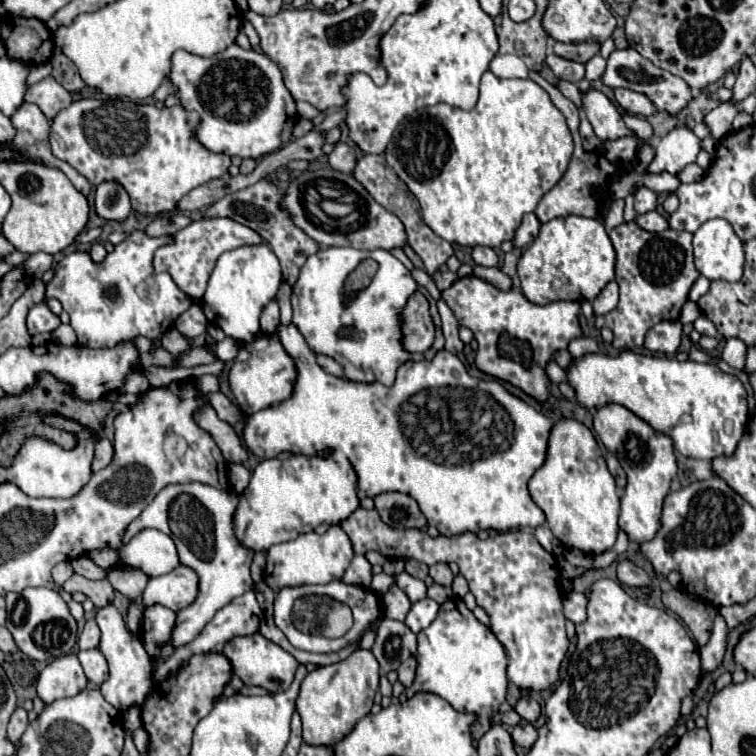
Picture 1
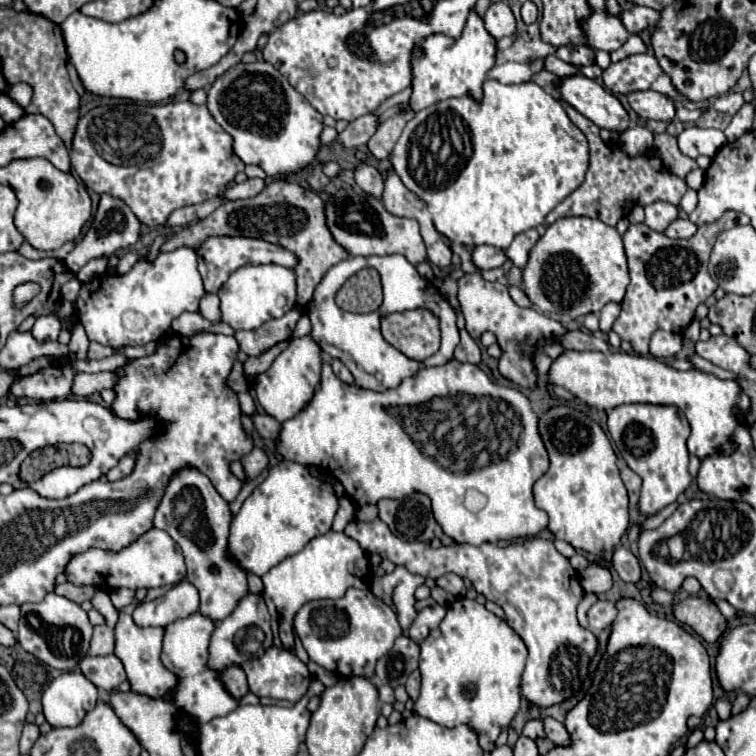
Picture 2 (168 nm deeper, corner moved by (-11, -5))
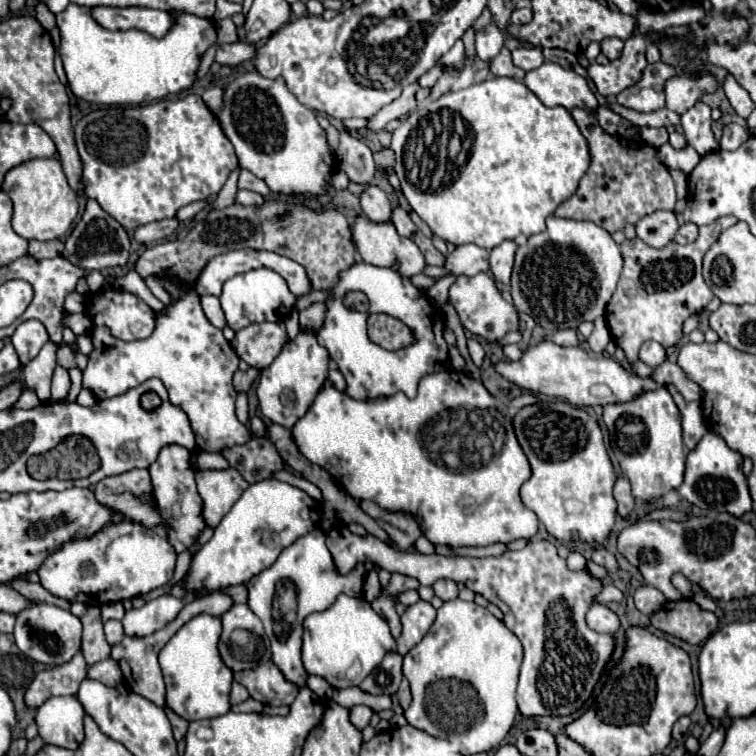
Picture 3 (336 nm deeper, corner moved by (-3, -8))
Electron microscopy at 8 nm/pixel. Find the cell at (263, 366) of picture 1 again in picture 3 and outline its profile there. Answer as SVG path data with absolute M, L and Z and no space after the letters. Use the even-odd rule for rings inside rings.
M298 333L298 337L284 345L282 353L274 359L274 363L262 369L258 377L256 395L260 401L260 411L272 423L292 427L312 405L320 385L328 377L328 351L318 345L314 333Z

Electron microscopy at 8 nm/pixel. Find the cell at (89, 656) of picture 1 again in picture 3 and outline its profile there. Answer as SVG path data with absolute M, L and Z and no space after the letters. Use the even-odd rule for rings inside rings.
M104 659L88 667L88 679L100 681L108 687L116 687L122 681L122 671L114 659Z

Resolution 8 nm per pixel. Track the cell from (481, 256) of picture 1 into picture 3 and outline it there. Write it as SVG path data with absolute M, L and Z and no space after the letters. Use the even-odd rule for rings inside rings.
M458 245L448 257L446 257L446 269L454 275L478 275L482 271L488 271L488 255L490 251L478 247L478 245Z

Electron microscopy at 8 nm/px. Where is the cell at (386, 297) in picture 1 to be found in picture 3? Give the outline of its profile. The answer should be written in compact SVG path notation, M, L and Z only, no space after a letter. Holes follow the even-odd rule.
M364 261L344 269L336 285L328 289L326 315L322 327L316 331L318 343L328 351L330 359L342 371L348 387L346 393L354 399L376 399L390 397L398 391L406 393L410 399L416 397L416 387L422 375L436 371L448 359L448 343L444 341L444 321L440 307L432 305L428 295L416 289L410 277L402 277L398 263L392 267L376 267ZM348 291L362 291L370 299L370 311L384 311L416 331L416 345L400 351L386 351L380 345L372 343L366 335L366 313L348 311L342 305L342 297Z

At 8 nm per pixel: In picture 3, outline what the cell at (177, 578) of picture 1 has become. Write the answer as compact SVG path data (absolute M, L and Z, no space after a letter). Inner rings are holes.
M164 595L152 601L146 601L140 609L126 611L122 625L126 635L144 637L150 635L162 627L166 627L184 607L182 599L176 599L172 595Z

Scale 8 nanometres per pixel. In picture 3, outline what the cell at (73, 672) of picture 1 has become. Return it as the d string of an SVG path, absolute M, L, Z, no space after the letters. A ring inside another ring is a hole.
M50 697L36 709L36 725L44 743L76 749L84 739L84 719L86 711L82 703L74 697Z

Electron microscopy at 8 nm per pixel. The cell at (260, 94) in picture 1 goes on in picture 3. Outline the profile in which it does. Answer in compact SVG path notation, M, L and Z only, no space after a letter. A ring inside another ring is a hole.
M248 71L224 85L224 105L216 113L224 135L236 149L242 169L248 169L274 193L324 193L324 185L336 167L328 149L326 133L318 125L316 113L306 109L284 85L284 79L266 79L258 71Z

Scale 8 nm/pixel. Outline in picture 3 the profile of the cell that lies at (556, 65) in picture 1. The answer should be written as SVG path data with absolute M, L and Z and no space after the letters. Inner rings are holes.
M518 47L518 49L512 51L512 61L514 61L516 67L520 67L524 71L532 71L532 69L538 69L544 63L544 55L536 47L532 47L532 49Z

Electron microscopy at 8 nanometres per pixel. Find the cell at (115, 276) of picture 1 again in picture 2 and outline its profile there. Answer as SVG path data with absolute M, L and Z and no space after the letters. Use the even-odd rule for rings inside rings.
M178 248L174 252L160 252L156 262L138 262L128 274L104 274L102 292L98 278L82 284L74 308L90 340L112 348L144 346L166 334L172 320L182 312L198 312L204 294L196 252L192 248Z

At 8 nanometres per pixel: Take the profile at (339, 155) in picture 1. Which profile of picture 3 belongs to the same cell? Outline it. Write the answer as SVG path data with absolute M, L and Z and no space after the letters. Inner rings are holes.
M368 185L364 189L364 193L360 195L360 205L362 205L362 211L368 219L372 221L390 221L390 213L392 213L392 205L386 197L386 193L376 187L376 185Z

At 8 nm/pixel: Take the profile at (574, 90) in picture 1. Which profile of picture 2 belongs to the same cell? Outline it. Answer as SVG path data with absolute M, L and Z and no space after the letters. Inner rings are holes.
M540 70L538 74L534 74L532 76L532 80L538 84L538 86L542 86L546 92L554 92L554 86L556 86L556 80L558 80L558 76L554 76L552 72L546 72L546 70Z

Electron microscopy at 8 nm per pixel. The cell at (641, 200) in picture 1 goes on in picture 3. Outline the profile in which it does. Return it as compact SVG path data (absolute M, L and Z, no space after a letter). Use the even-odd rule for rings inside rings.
M656 211L636 223L636 235L650 247L664 247L674 239L678 221L674 211Z

